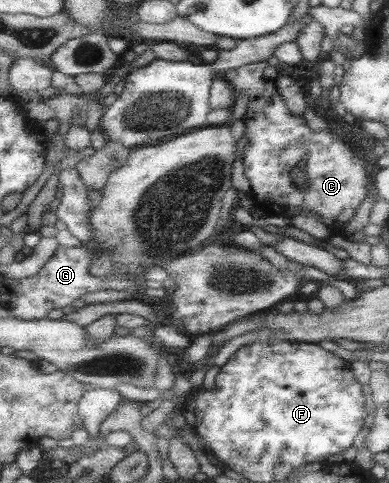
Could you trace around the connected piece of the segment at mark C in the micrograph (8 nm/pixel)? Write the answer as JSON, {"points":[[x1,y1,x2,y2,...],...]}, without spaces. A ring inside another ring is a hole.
{"points":[[267,61,252,62,239,68,228,70,223,77,233,88,235,100,240,94,247,96,247,112,243,123,245,137,249,141,245,151,241,154,245,168,244,173,251,184,250,192,255,206,261,208,268,216,285,216,292,218,302,210,309,210,313,214,321,216,321,220,331,229,331,237,339,234,341,228,345,228,346,222,355,214,359,205,369,193,369,183,365,166,367,163,355,153,343,138,330,130,322,132,312,131,303,116,295,116,287,110,283,98,279,96,275,81,269,80,263,75,263,70,268,66],[301,160,308,162,301,176,295,176,297,165]]}

